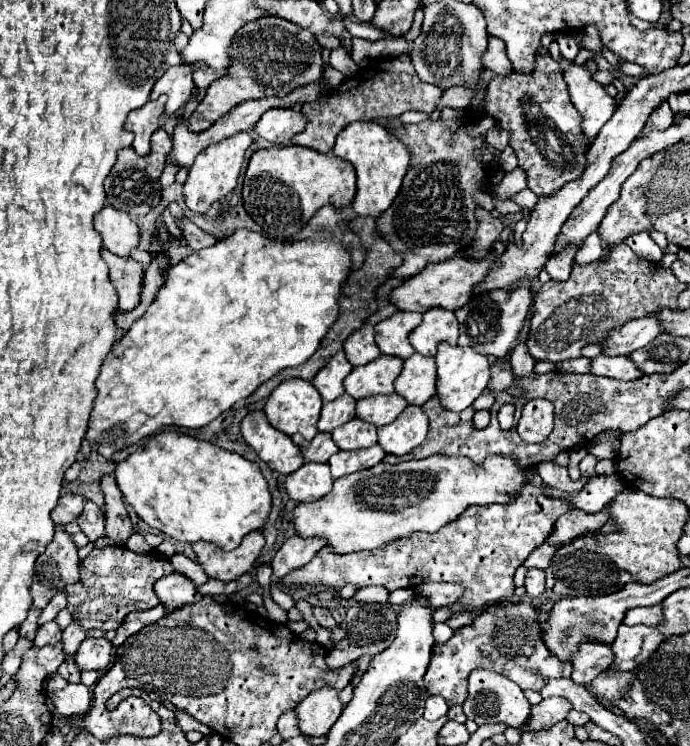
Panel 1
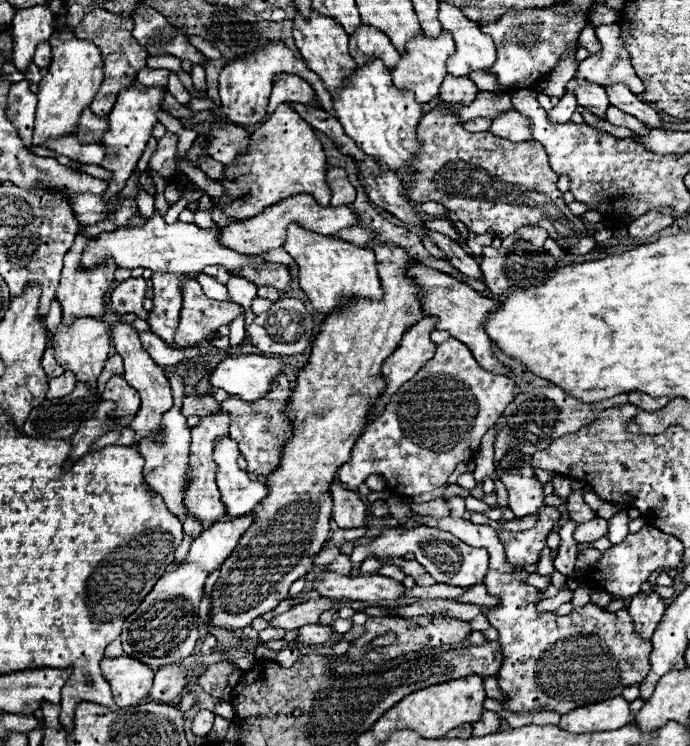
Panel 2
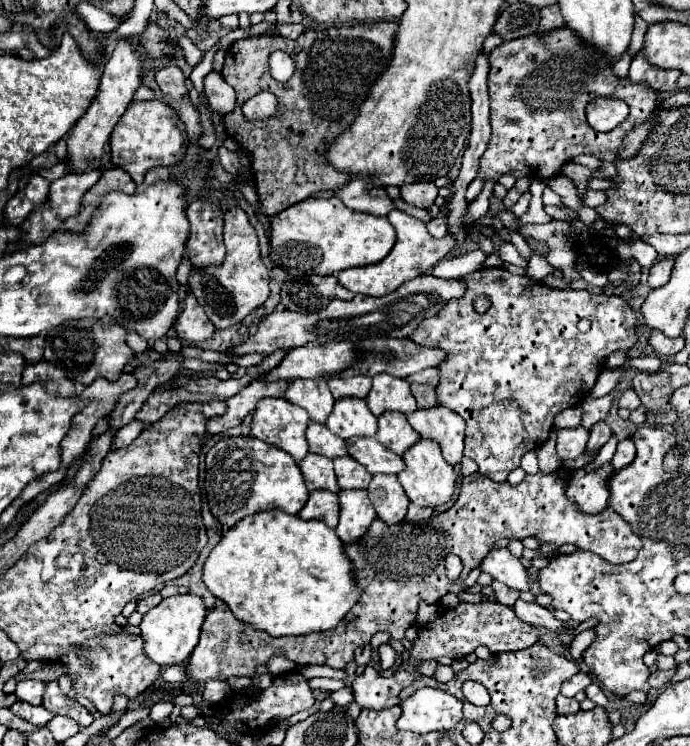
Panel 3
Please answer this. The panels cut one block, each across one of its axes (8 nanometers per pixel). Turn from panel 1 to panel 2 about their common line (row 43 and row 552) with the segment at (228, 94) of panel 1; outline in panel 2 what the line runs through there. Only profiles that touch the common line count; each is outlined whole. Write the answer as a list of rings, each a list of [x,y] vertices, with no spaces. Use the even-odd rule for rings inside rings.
[[[372,244],[372,250],[374,250],[374,254],[376,254],[376,268],[378,268],[378,274],[380,274],[380,282],[382,282],[384,296],[382,296],[382,300],[348,298],[348,300],[344,300],[344,304],[340,306],[340,310],[334,310],[334,312],[322,322],[320,334],[316,336],[316,340],[314,340],[314,344],[312,344],[312,356],[310,356],[308,364],[304,366],[304,370],[300,372],[298,384],[296,384],[296,388],[294,388],[294,392],[292,392],[292,398],[290,398],[290,404],[288,404],[288,408],[286,408],[288,418],[294,422],[294,432],[292,432],[292,436],[288,438],[288,444],[284,446],[284,456],[282,456],[280,468],[276,468],[276,472],[272,472],[272,476],[268,476],[268,480],[266,480],[266,484],[270,486],[270,496],[266,496],[266,498],[252,510],[252,512],[256,514],[254,524],[248,528],[248,532],[242,536],[242,540],[240,540],[240,544],[236,546],[236,550],[232,552],[232,556],[230,556],[230,558],[224,562],[224,566],[220,568],[220,578],[218,578],[218,582],[216,582],[214,598],[212,598],[212,608],[210,608],[210,612],[212,612],[212,622],[210,622],[210,624],[212,624],[212,626],[236,630],[236,628],[244,628],[244,626],[252,624],[254,618],[258,618],[258,616],[262,616],[262,614],[266,614],[266,612],[272,612],[272,610],[278,606],[278,602],[286,600],[286,598],[288,598],[288,588],[290,588],[290,584],[292,584],[294,580],[302,578],[304,574],[308,574],[308,572],[312,570],[312,558],[320,552],[320,548],[324,546],[324,542],[328,540],[328,534],[330,534],[328,522],[330,522],[330,514],[332,514],[332,498],[330,498],[328,486],[330,486],[330,482],[334,480],[338,468],[340,468],[344,462],[350,460],[352,448],[354,448],[356,440],[360,438],[360,434],[362,434],[362,430],[364,430],[364,426],[366,426],[366,418],[368,418],[370,410],[374,408],[376,400],[382,396],[380,392],[386,390],[386,380],[384,380],[384,376],[382,376],[382,364],[384,364],[386,358],[396,350],[396,346],[398,346],[400,340],[402,340],[402,334],[404,334],[408,328],[412,328],[418,320],[424,318],[424,310],[422,310],[422,302],[420,302],[422,294],[418,294],[418,292],[422,292],[422,290],[420,290],[420,286],[414,282],[414,278],[408,278],[408,276],[406,276],[406,270],[408,270],[410,266],[416,264],[414,258],[412,258],[404,248],[392,246],[392,244]]]

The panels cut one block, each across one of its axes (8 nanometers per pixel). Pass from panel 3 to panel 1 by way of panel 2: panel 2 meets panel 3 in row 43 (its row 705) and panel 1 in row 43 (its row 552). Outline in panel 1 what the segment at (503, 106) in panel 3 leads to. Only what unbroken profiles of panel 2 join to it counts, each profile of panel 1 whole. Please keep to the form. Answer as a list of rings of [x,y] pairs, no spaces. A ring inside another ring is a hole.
[[[490,36],[488,38],[488,48],[486,48],[486,54],[484,54],[484,66],[490,68],[492,72],[500,74],[500,76],[508,76],[512,72],[512,64],[506,56],[506,48],[504,48],[504,42],[496,36]]]

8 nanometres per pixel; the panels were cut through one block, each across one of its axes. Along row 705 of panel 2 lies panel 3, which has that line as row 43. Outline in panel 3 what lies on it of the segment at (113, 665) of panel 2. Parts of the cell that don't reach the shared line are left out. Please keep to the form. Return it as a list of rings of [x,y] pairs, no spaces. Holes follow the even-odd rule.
[[[122,38],[116,42],[112,56],[104,64],[102,80],[100,80],[96,96],[92,98],[92,104],[88,106],[84,116],[72,126],[72,130],[66,136],[68,154],[70,154],[70,172],[88,172],[88,170],[100,168],[102,156],[104,156],[104,146],[110,138],[110,132],[116,126],[116,122],[120,120],[120,116],[126,112],[126,108],[130,106],[132,96],[134,96],[136,88],[140,86],[142,60],[144,60],[144,56],[136,50],[136,42],[132,42],[128,38]]]

